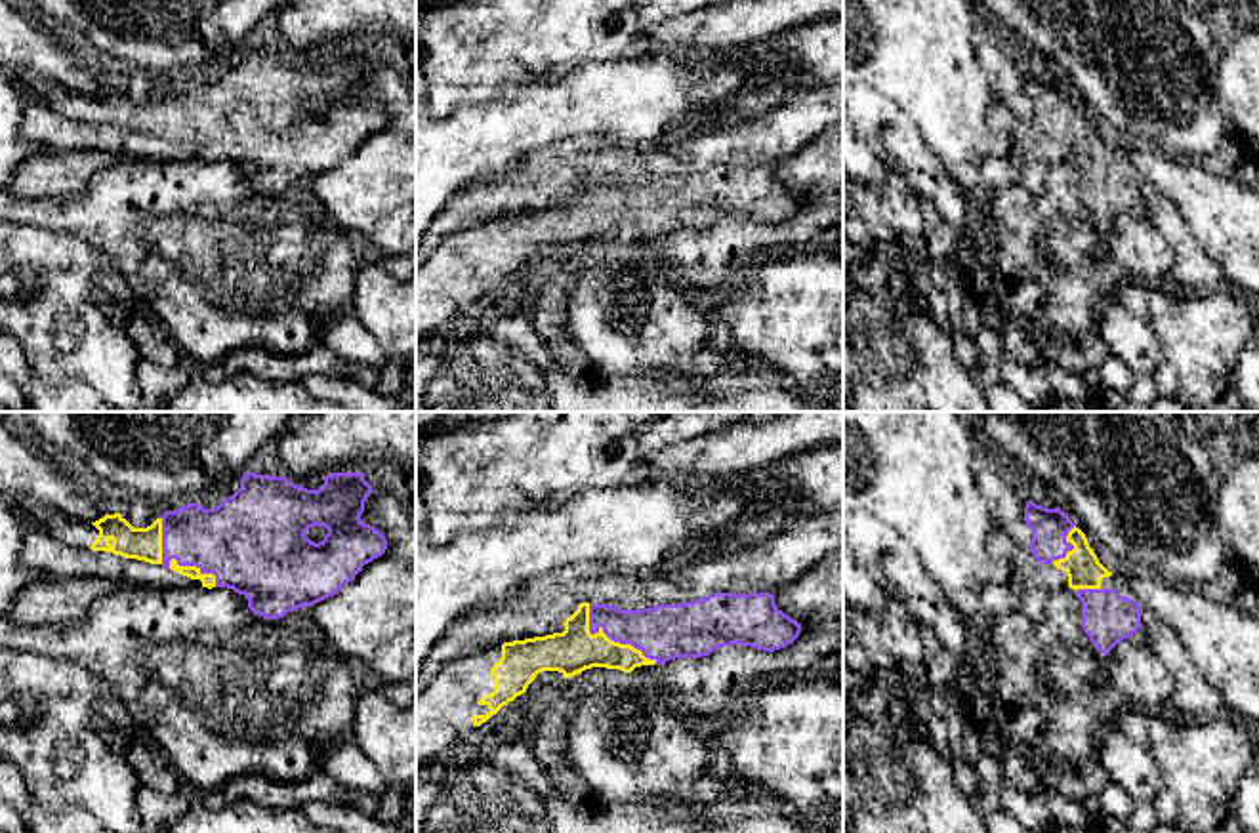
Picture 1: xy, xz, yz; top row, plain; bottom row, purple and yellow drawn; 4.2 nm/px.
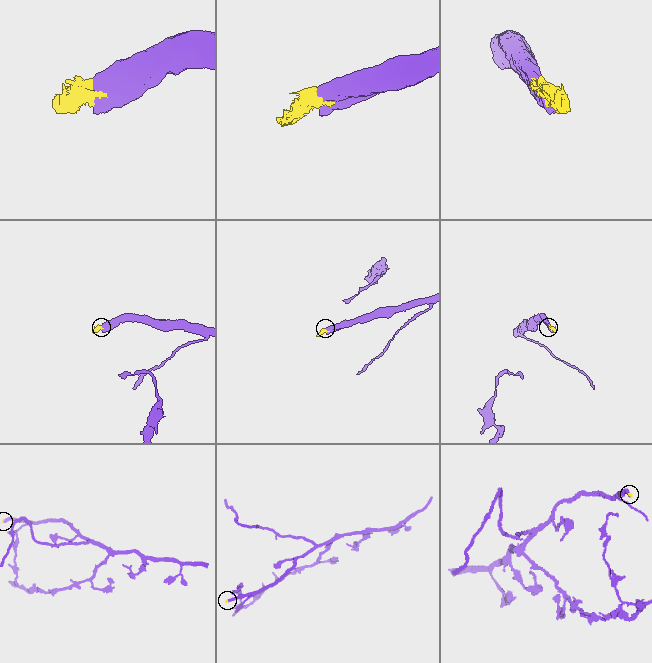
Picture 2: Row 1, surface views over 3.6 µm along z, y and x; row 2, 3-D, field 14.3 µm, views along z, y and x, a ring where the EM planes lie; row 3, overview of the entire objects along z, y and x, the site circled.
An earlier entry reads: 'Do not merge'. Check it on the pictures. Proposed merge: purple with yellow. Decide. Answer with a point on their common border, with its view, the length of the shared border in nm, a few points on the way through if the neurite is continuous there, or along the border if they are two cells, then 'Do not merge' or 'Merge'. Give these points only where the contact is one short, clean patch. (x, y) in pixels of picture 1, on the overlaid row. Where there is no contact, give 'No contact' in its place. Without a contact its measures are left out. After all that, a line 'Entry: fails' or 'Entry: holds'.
Touches purple at xz (611, 639). Shared border 380 nm. Merge
Entry: fails

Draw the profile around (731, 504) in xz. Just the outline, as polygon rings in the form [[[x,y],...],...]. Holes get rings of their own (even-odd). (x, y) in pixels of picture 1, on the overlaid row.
[[[650,475],[639,484],[626,480],[614,486],[584,488],[568,501],[551,507],[526,509],[521,501],[515,501],[485,532],[462,536],[450,543],[416,543],[416,679],[437,642],[465,614],[496,604],[526,604],[523,589],[528,581],[549,572],[557,574],[576,562],[597,562],[607,574],[633,579],[643,572],[662,568],[673,555],[689,551],[717,534],[746,507],[748,499],[729,484],[729,478],[671,480]]]

